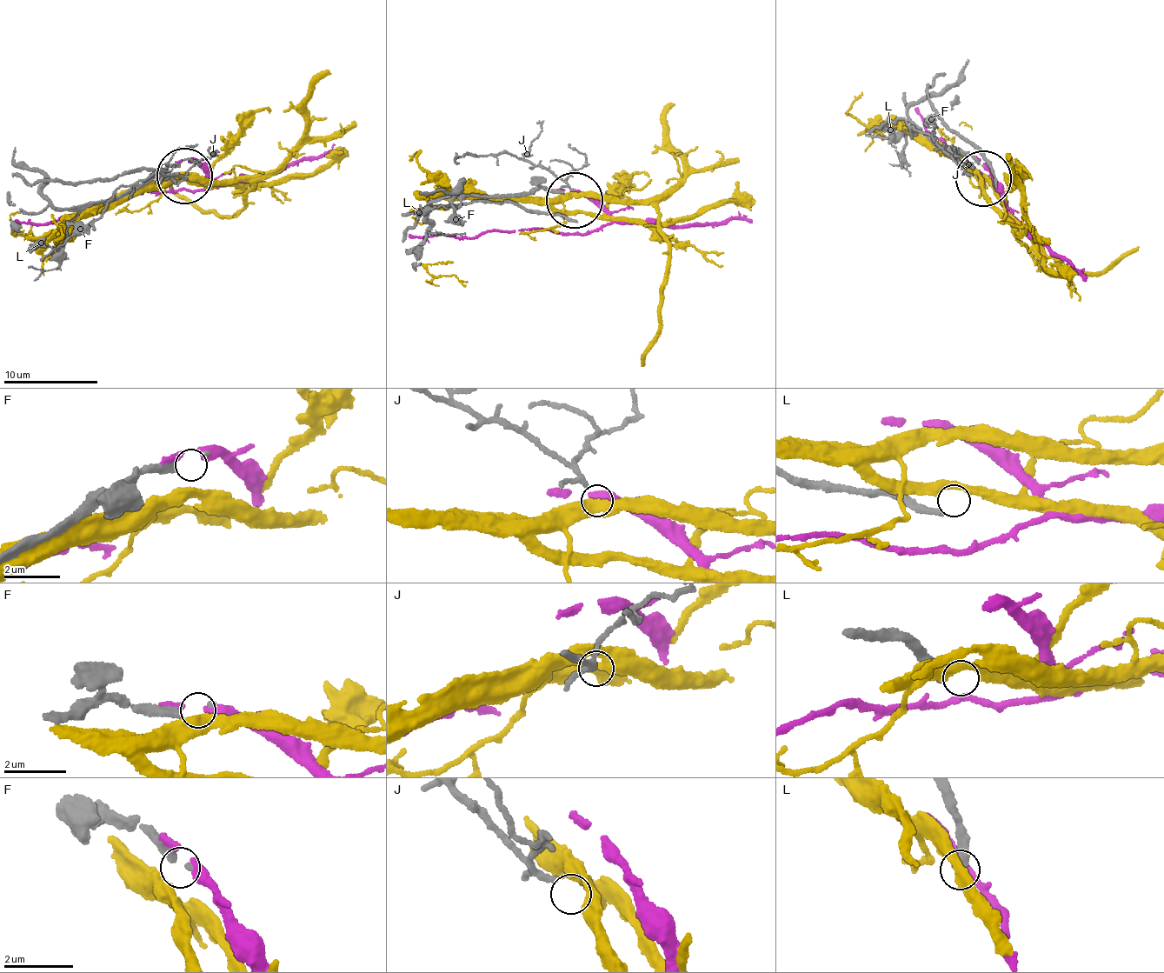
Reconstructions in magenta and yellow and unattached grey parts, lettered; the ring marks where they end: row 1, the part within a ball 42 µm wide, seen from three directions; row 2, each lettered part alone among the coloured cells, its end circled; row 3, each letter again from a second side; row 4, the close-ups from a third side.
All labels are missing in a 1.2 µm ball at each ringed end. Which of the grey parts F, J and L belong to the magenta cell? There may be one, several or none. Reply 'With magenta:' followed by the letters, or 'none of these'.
With magenta: none of these

